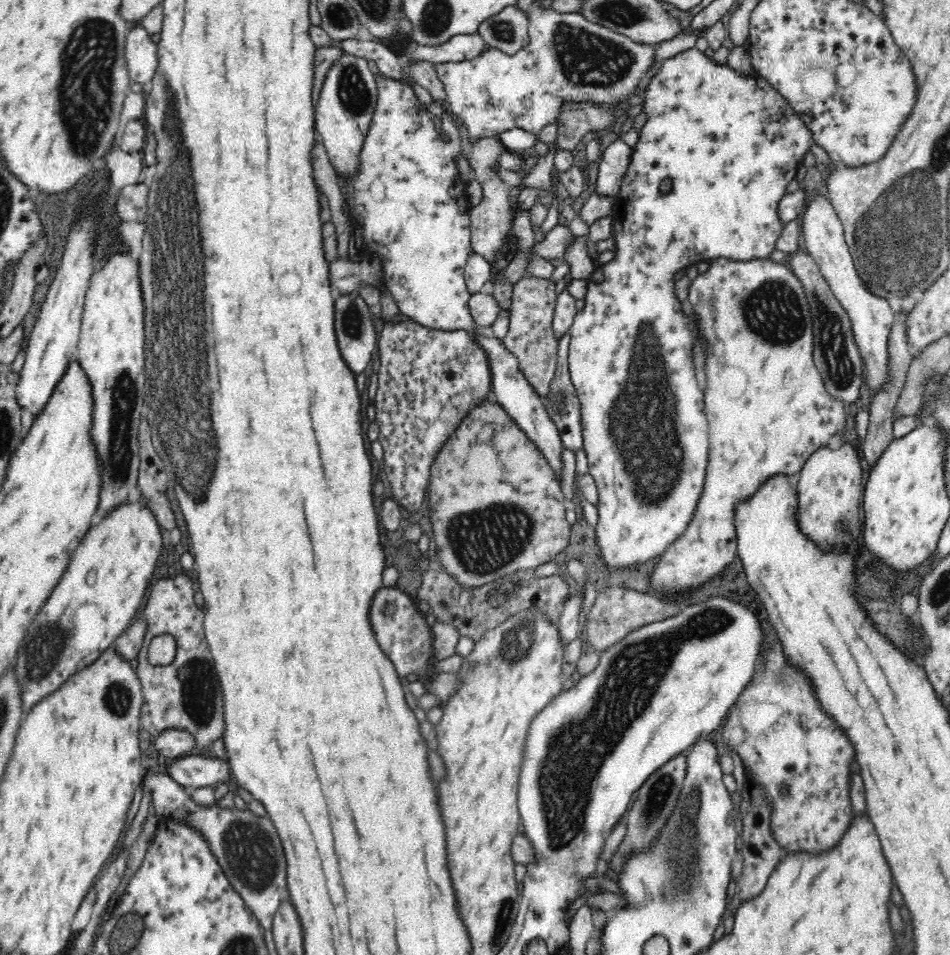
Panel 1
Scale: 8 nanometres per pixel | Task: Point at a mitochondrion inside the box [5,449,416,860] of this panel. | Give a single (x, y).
(198, 686)

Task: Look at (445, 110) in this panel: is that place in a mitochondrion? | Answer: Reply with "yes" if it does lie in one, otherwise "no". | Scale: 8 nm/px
no

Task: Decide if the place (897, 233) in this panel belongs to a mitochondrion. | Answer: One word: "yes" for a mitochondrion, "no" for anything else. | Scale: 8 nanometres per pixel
yes

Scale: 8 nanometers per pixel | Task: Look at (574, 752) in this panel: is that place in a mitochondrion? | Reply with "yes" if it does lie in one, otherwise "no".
yes

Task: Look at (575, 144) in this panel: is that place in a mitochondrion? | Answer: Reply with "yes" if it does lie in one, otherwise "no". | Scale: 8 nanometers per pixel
no

